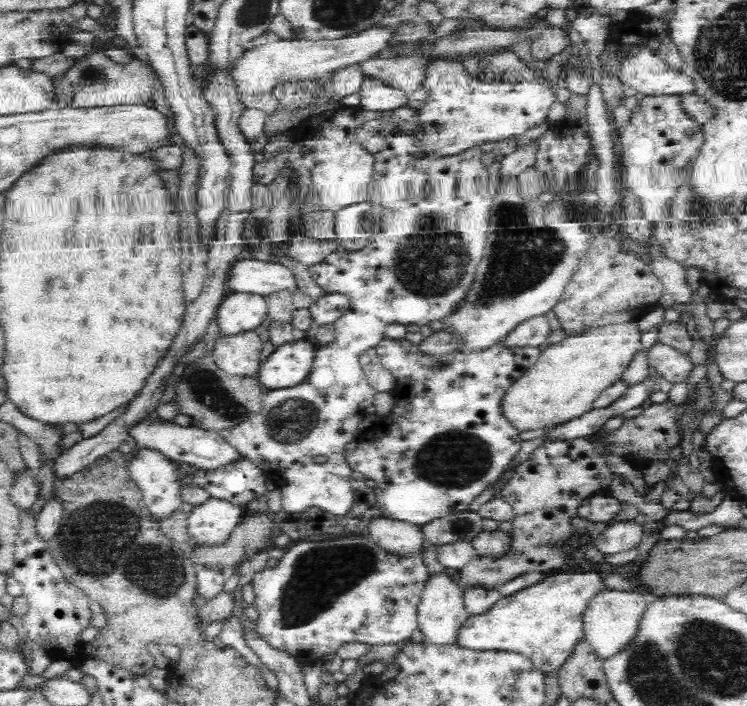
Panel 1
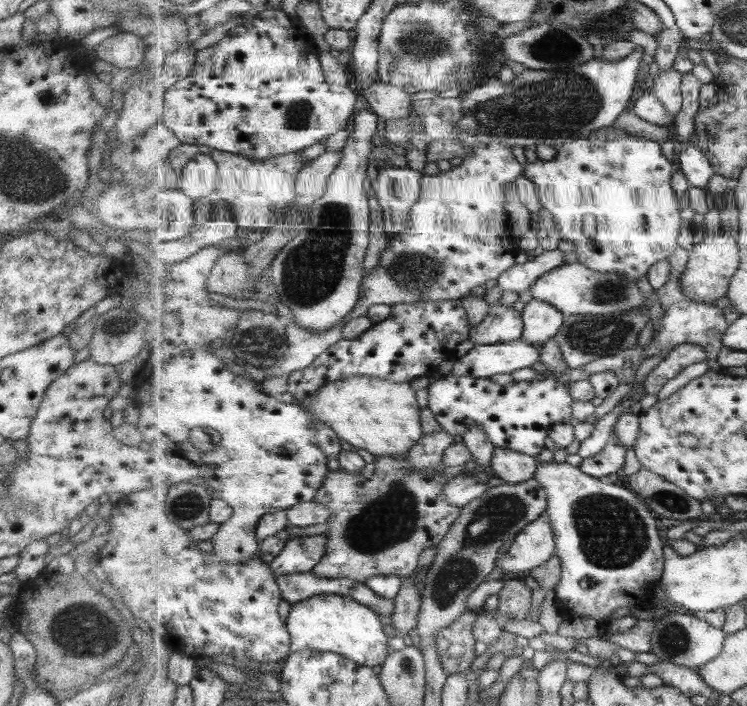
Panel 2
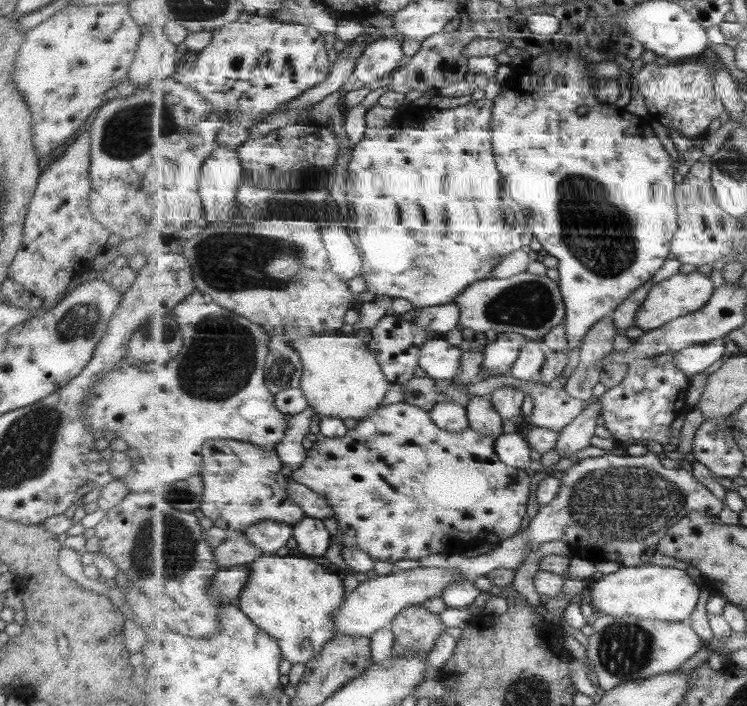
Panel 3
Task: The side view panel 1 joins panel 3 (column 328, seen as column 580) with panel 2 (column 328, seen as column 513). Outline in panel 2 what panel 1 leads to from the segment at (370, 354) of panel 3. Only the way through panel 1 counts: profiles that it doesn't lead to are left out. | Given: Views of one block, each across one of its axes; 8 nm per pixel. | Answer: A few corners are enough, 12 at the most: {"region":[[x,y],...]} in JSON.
{"region":[[351,376],[307,407],[374,456],[424,437],[410,382]]}

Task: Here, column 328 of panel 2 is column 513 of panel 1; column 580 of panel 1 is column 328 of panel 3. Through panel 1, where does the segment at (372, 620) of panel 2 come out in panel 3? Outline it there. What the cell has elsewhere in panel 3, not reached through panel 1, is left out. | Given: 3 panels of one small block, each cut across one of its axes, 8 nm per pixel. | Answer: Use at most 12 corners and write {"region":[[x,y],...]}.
{"region":[[261,555],[236,603],[307,665],[337,637],[343,579],[309,556]]}

